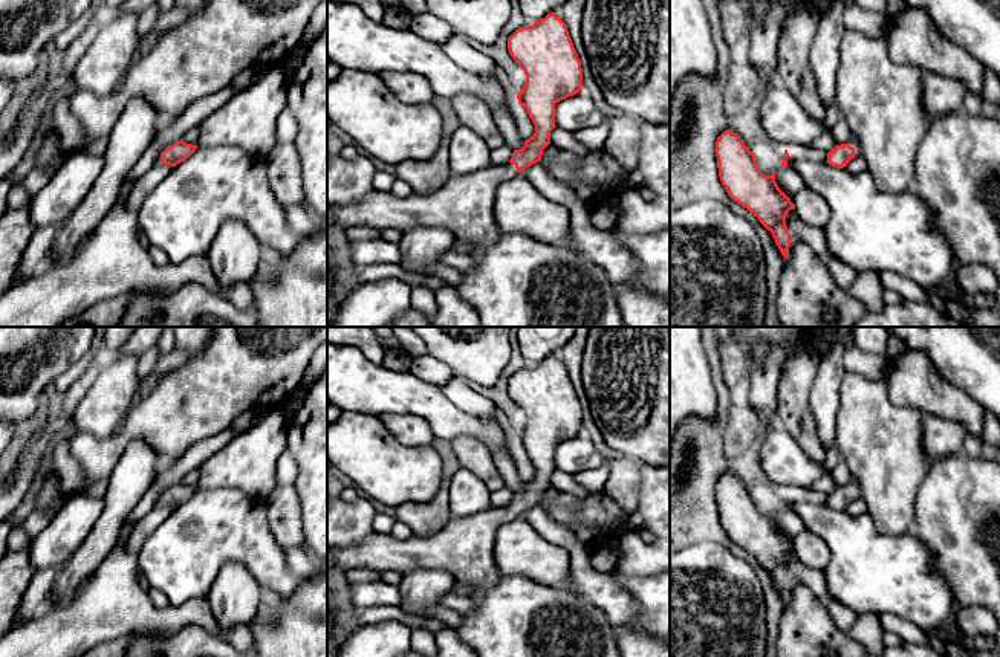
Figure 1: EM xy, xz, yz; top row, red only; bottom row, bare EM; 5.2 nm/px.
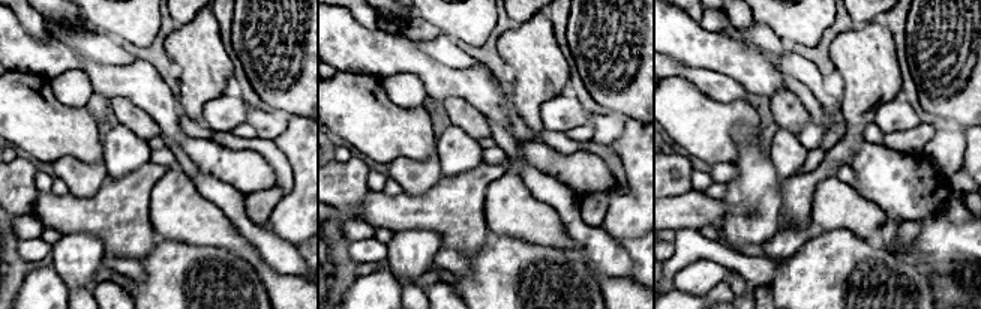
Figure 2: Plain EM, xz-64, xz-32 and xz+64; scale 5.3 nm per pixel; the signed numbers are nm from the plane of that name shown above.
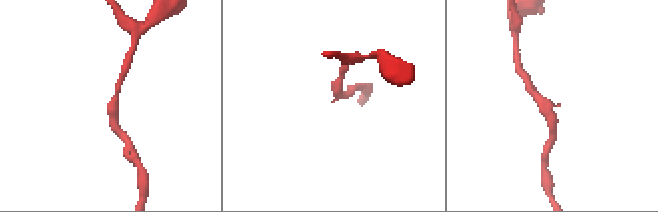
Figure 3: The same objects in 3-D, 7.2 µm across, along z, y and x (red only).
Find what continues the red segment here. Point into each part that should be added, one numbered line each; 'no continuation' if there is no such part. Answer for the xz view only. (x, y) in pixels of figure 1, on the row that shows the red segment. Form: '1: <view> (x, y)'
1: xz (464, 205)

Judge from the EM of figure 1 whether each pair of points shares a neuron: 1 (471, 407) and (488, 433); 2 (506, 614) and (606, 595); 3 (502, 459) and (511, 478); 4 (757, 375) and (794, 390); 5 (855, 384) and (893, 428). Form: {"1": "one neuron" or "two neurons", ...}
{"1": "two neurons", "2": "two neurons", "3": "one neuron", "4": "two neurons", "5": "one neuron"}

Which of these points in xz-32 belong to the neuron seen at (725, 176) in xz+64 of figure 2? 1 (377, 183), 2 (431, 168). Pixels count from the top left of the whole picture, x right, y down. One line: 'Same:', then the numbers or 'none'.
Same: 2

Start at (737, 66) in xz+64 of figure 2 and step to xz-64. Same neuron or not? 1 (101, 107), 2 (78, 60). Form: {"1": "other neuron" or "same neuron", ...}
{"1": "other neuron", "2": "same neuron"}

